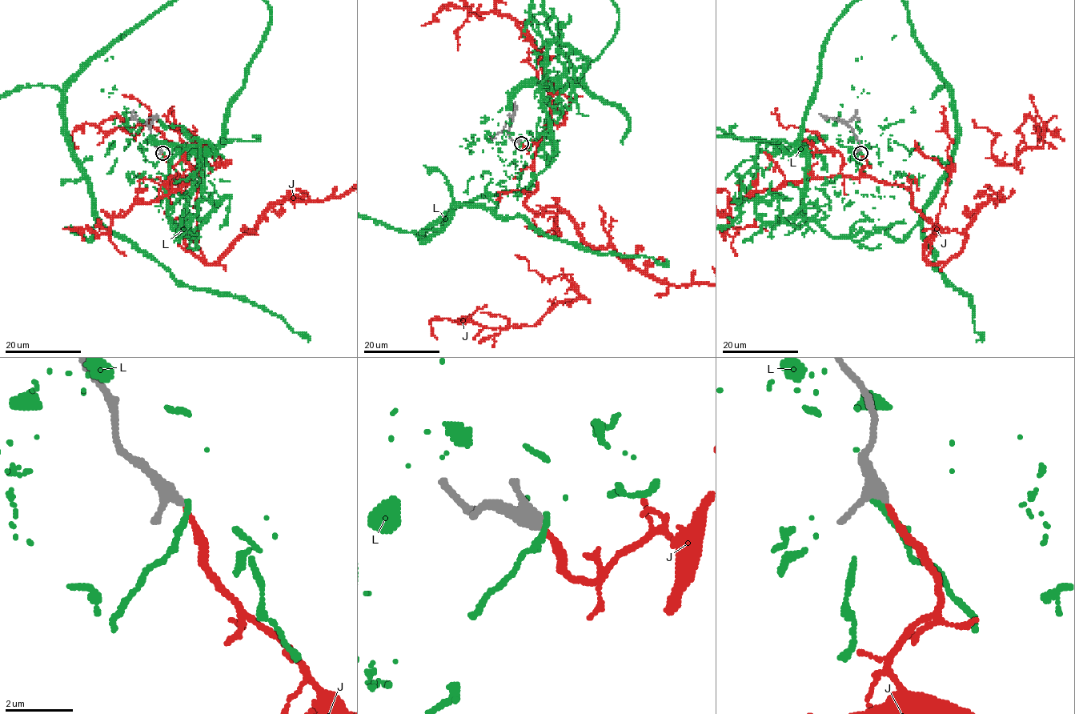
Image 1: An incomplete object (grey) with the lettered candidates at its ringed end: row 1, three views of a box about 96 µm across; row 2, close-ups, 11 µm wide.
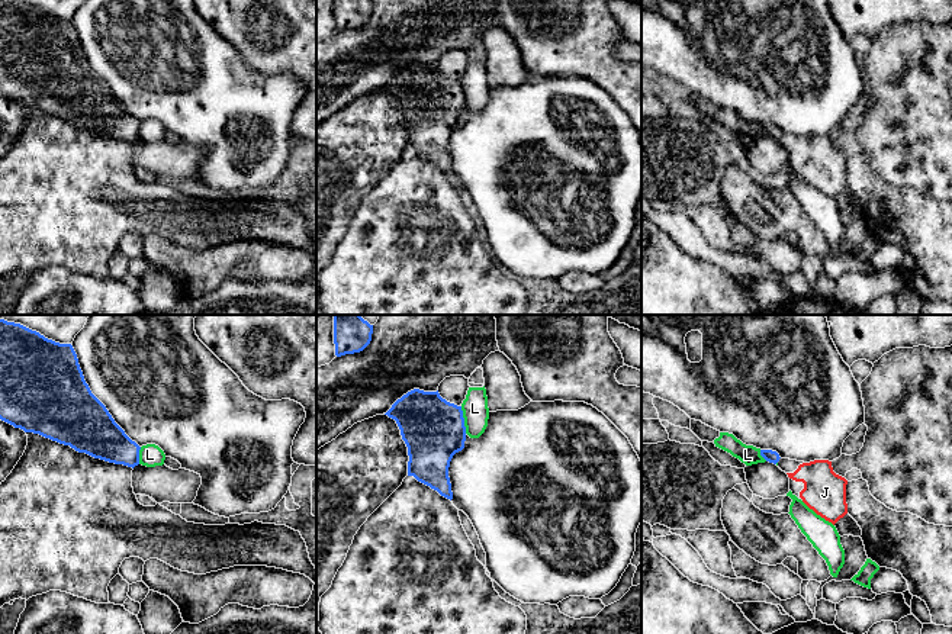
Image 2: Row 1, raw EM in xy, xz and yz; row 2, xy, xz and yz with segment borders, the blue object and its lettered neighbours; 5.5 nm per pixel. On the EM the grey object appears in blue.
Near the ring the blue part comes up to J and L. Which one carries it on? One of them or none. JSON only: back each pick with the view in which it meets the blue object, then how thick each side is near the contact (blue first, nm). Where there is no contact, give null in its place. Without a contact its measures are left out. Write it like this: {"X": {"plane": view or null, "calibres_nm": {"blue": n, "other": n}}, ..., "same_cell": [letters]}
{"J": {"plane": null}, "same_cell": ["J"]}

